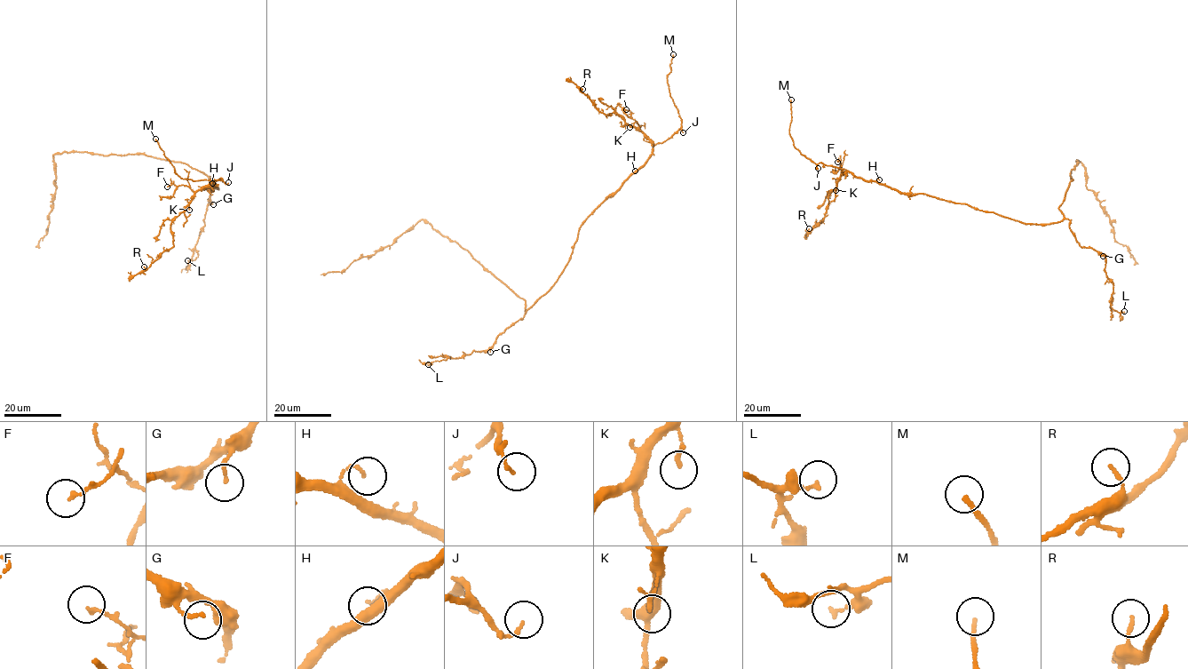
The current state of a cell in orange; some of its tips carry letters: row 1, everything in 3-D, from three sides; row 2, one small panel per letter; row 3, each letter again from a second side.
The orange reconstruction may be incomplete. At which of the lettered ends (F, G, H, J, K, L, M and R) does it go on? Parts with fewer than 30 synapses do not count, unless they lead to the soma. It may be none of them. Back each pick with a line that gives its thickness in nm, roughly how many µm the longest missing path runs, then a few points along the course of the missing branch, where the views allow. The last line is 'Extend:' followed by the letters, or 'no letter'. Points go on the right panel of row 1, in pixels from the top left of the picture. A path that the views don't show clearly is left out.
M: 160 nm thick; about 15 µm are missing; missing branch runs (791, 99), (789, 75), (784, 64)
Extend: M

